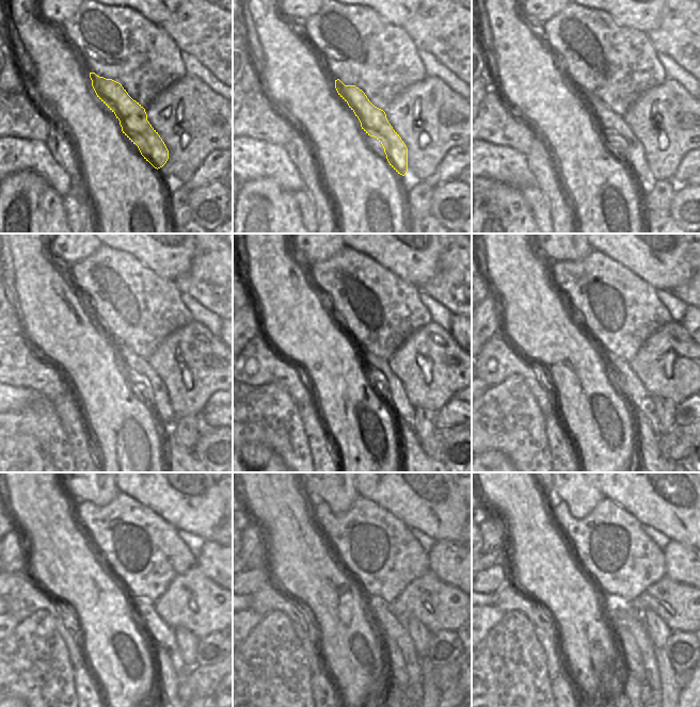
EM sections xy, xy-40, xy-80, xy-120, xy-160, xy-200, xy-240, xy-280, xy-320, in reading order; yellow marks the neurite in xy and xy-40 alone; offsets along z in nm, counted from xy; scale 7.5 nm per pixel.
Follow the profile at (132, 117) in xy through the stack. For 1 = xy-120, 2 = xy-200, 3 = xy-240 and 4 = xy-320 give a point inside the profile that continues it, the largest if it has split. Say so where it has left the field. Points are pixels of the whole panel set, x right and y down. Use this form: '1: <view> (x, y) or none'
1: xy-120 (157, 392)
2: xy-200 (639, 400)
3: xy-240 (161, 636)
4: xy-320 (627, 613)

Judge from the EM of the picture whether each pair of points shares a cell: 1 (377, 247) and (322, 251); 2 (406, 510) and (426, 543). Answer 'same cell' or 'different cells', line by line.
1: different cells
2: different cells

